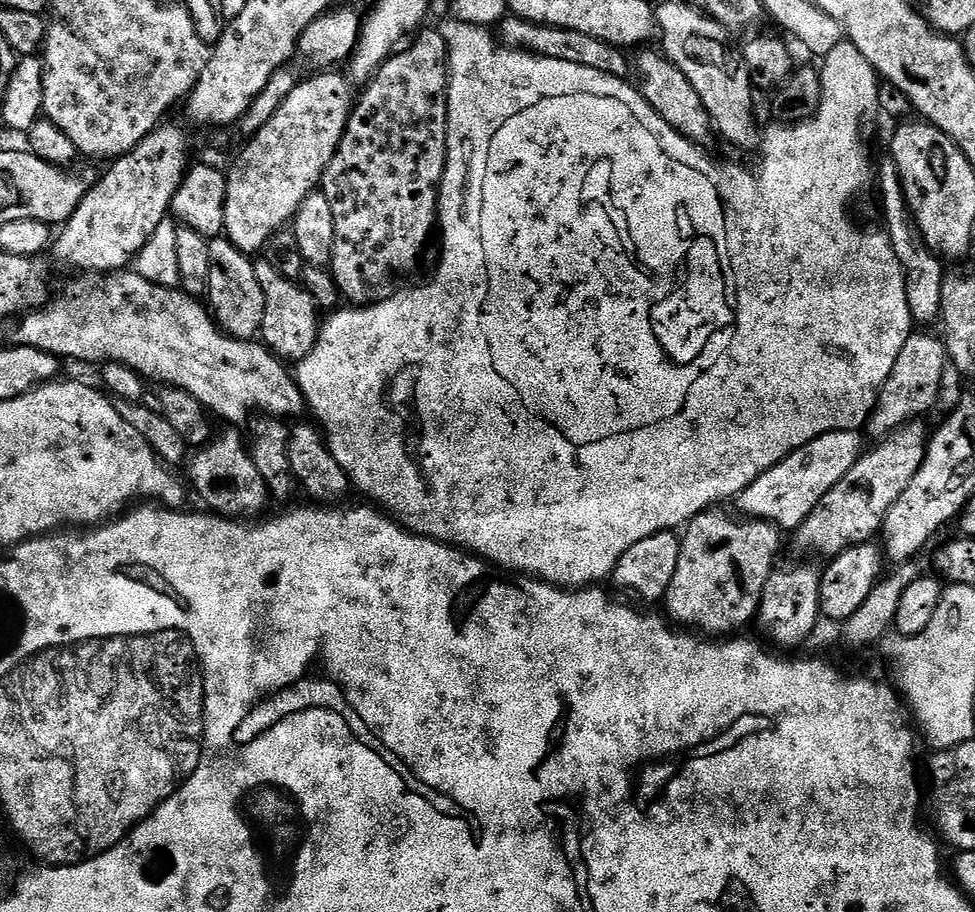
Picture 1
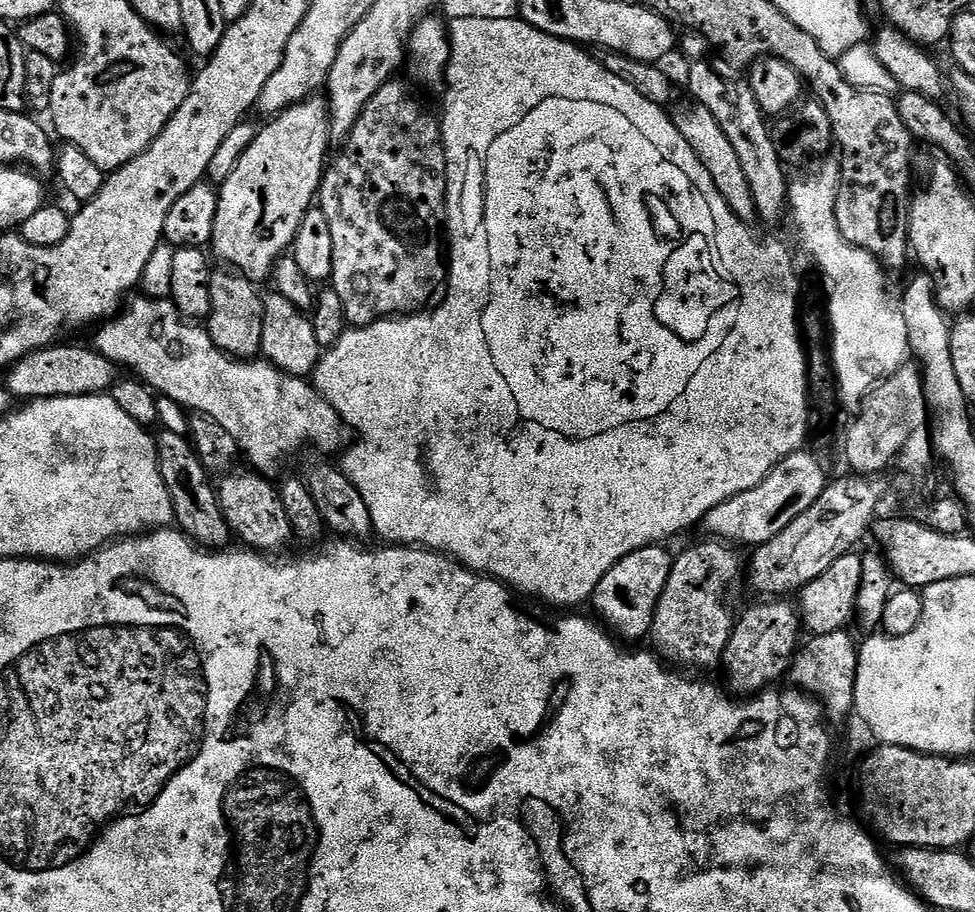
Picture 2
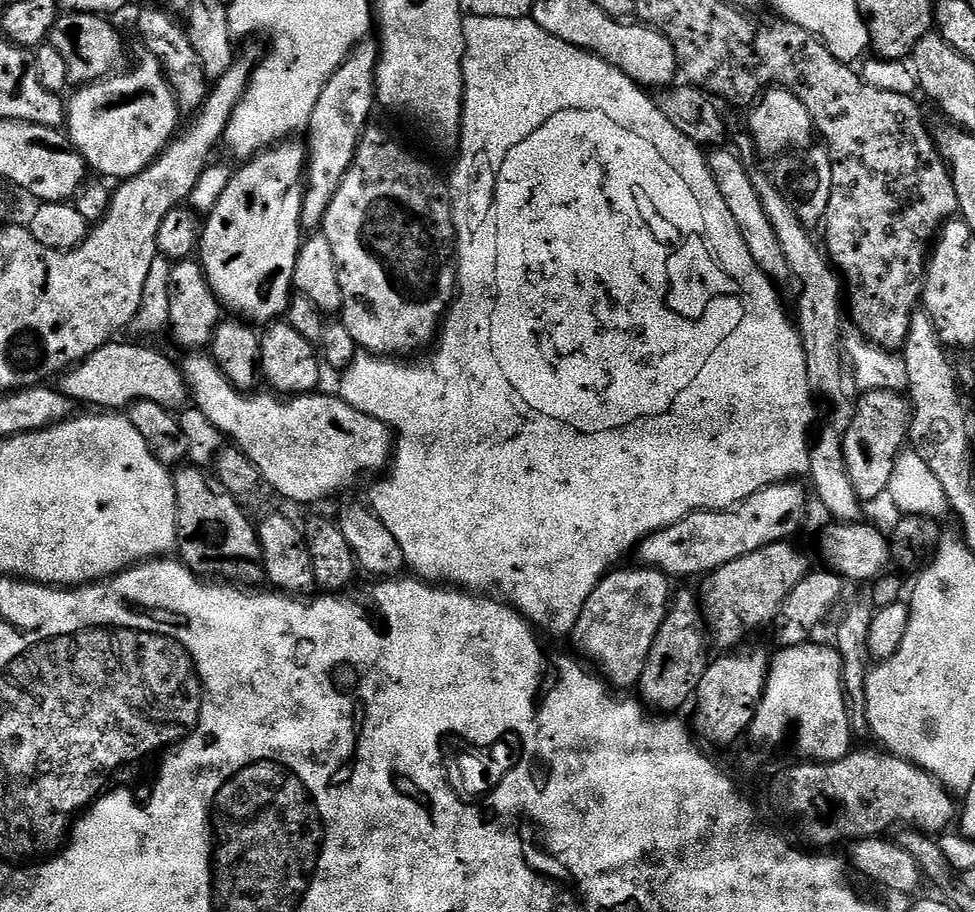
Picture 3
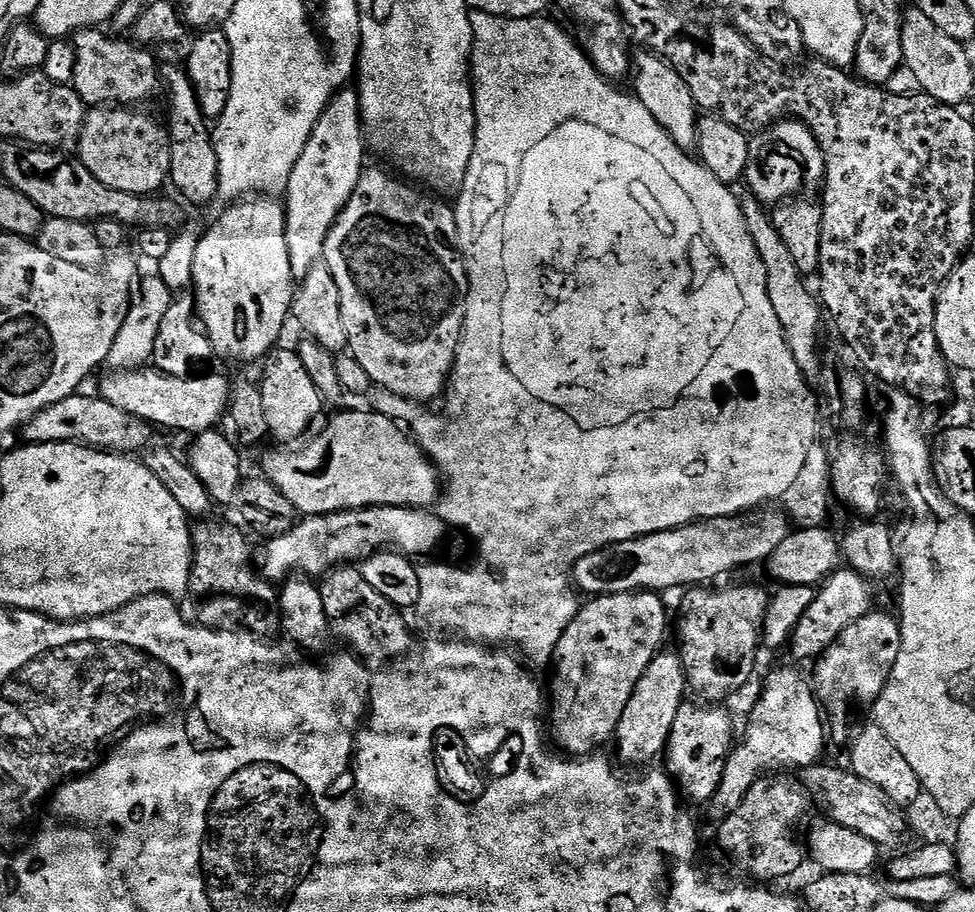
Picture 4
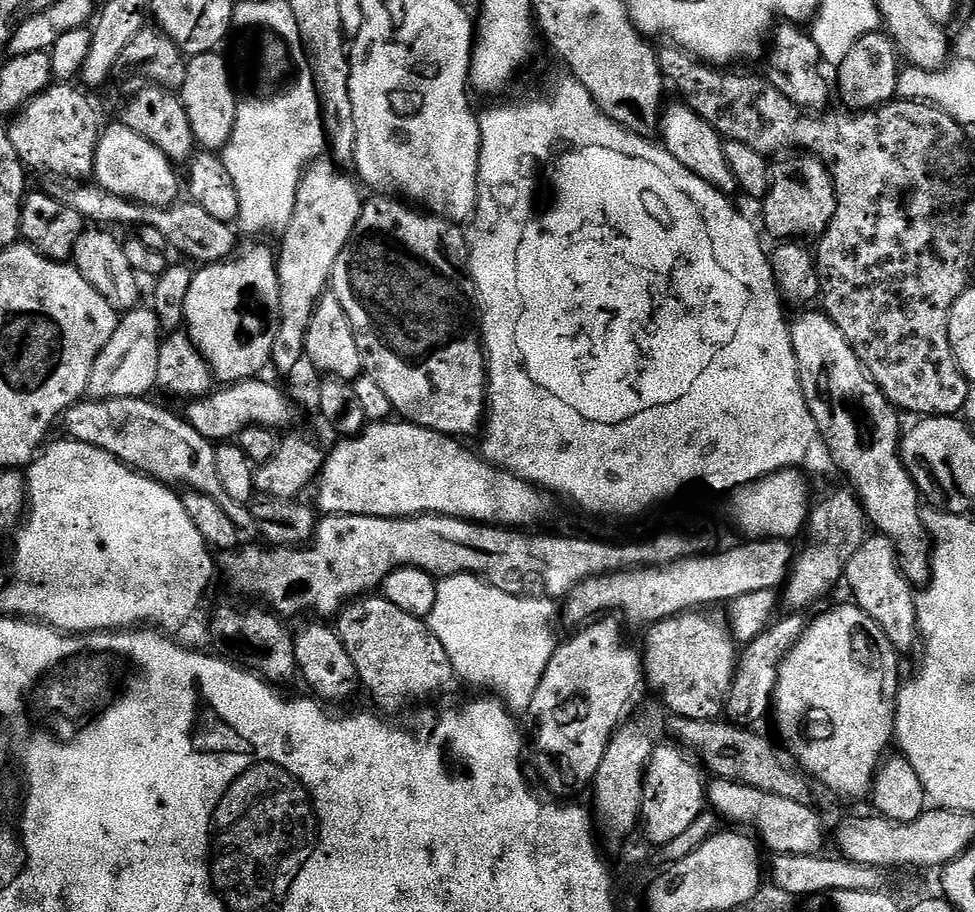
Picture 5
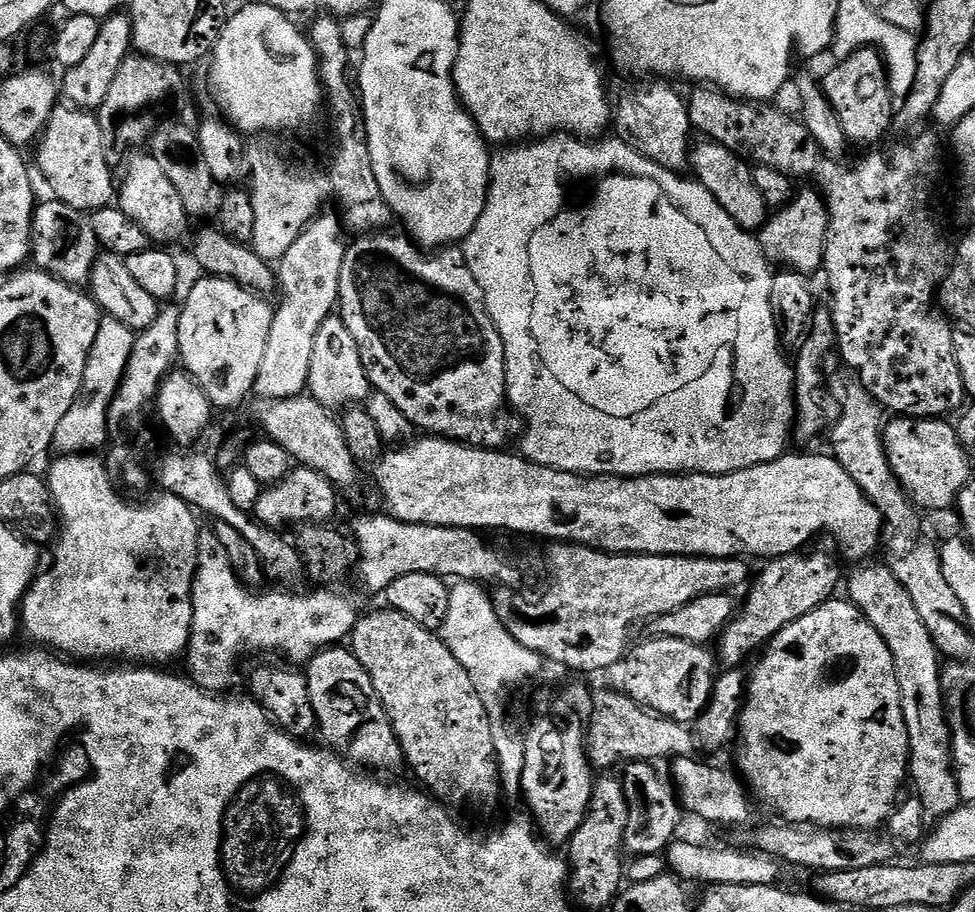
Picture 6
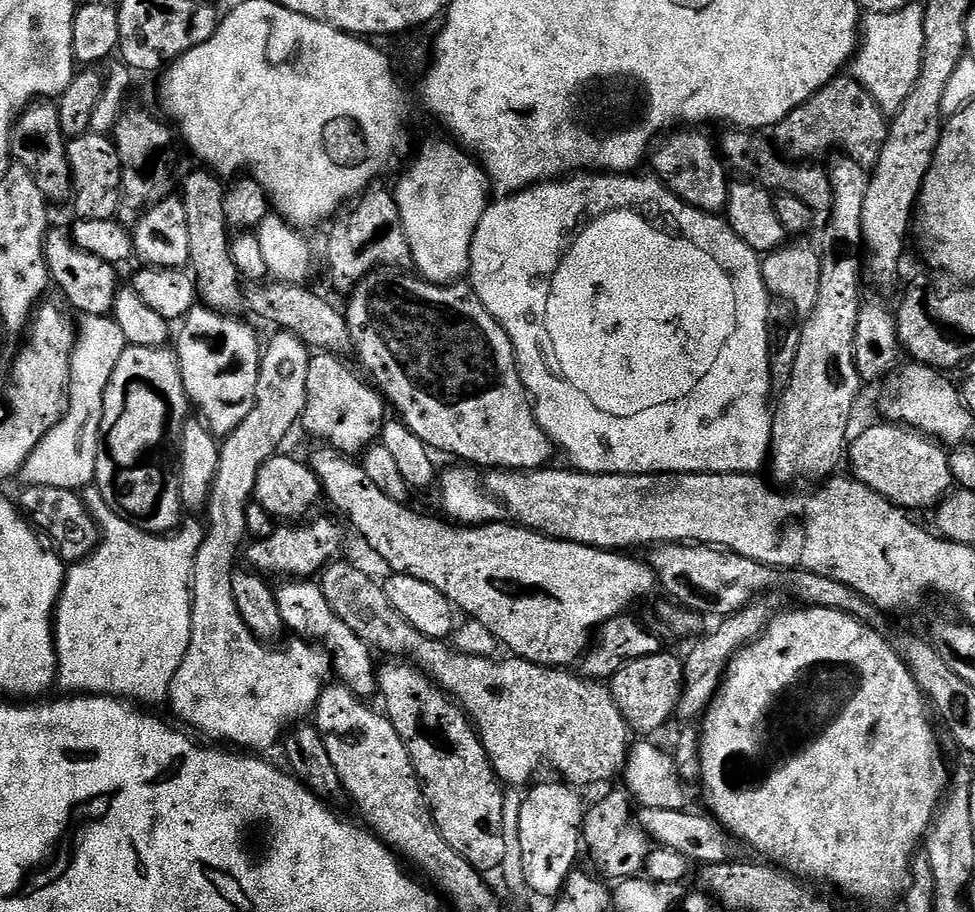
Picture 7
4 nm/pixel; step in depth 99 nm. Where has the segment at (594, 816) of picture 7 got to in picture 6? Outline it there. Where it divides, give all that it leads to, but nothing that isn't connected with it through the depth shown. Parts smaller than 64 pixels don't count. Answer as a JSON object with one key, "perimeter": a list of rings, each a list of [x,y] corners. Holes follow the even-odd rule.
{"perimeter":[[[633,760],[623,765],[622,783],[628,799],[628,821],[624,835],[625,853],[633,857],[644,855],[659,856],[668,845],[677,839],[676,831],[680,828],[682,805],[678,792],[667,779],[660,777],[655,763],[647,760]]]}

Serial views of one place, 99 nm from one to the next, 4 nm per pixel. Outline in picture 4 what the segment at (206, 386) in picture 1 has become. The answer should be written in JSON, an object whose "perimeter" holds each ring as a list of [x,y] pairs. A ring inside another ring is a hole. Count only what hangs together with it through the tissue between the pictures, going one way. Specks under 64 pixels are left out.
{"perimeter":[[[340,412],[314,436],[299,446],[280,446],[284,448],[276,448],[264,456],[263,475],[286,498],[290,498],[292,507],[301,517],[347,512],[349,508],[425,509],[437,503],[442,491],[442,477],[435,464],[401,425],[381,412]]]}

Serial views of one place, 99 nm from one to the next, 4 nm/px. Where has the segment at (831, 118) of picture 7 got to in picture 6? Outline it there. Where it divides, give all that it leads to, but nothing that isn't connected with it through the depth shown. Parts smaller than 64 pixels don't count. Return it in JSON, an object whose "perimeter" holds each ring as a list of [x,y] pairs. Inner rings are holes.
{"perimeter":[[[859,48],[857,52],[854,54],[850,54],[845,60],[841,60],[839,62],[833,63],[833,68],[829,70],[828,73],[825,74],[824,80],[822,79],[822,87],[824,93],[826,94],[826,98],[829,102],[831,102],[834,110],[838,114],[838,118],[842,122],[842,130],[846,134],[846,138],[848,139],[849,145],[856,146],[856,144],[872,144],[868,146],[876,146],[880,139],[883,138],[884,135],[888,132],[888,127],[893,127],[894,124],[894,104],[892,108],[892,103],[894,103],[894,97],[892,95],[892,91],[888,89],[888,74],[884,67],[884,58],[880,55],[879,52],[876,51],[875,48]]]}

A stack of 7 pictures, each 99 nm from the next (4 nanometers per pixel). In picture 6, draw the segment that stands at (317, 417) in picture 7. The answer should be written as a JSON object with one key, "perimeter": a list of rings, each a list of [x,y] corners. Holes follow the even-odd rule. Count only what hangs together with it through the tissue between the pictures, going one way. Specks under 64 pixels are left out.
{"perimeter":[[[339,314],[328,316],[326,322],[318,326],[318,334],[314,338],[314,354],[310,354],[307,391],[329,410],[347,410],[363,405],[370,395],[368,375],[358,354],[358,342],[354,342],[354,334],[350,334],[346,322]]]}

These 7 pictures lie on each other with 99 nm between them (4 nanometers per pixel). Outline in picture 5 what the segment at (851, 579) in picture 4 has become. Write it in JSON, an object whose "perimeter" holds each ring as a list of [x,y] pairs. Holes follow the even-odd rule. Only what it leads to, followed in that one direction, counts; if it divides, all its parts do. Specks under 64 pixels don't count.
{"perimeter":[[[788,614],[785,617],[785,620],[777,619],[761,636],[743,645],[736,663],[736,677],[732,679],[732,689],[728,691],[726,716],[729,721],[741,726],[756,726],[764,715],[769,715],[776,694],[778,670],[790,650],[794,650],[796,643],[804,637],[806,627],[803,615]]]}

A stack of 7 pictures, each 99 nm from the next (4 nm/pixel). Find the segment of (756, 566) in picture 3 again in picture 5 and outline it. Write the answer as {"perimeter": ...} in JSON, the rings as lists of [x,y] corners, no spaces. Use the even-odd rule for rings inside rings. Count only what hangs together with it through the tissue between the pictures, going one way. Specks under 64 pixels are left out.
{"perimeter":[[[693,610],[690,612],[681,612],[679,616],[671,616],[669,620],[660,620],[647,629],[648,637],[642,643],[642,663],[644,666],[643,679],[660,695],[660,700],[673,712],[673,717],[681,720],[714,720],[725,711],[728,702],[728,691],[732,689],[732,679],[736,677],[736,663],[738,661],[738,645],[731,631],[723,619],[715,620],[704,610]]]}

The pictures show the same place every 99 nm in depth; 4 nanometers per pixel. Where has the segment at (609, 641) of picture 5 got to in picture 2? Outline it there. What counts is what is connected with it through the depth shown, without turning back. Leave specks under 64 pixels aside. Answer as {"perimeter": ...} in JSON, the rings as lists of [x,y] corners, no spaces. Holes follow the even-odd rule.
{"perimeter":[[[652,544],[649,548],[639,548],[626,554],[626,558],[618,561],[592,592],[590,608],[597,612],[595,615],[613,633],[619,634],[625,641],[640,640],[643,636],[645,639],[651,633],[654,610],[658,606],[658,598],[662,598],[666,578],[670,578],[674,559],[673,553],[668,553],[666,549]]]}

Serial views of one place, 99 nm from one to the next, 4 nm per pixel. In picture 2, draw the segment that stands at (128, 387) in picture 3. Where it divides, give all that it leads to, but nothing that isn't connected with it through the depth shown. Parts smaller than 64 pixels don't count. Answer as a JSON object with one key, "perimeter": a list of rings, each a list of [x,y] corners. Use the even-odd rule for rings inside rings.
{"perimeter":[[[65,342],[51,348],[39,348],[7,369],[6,387],[13,397],[31,402],[59,396],[99,395],[111,389],[117,379],[117,367],[94,348],[71,348]]]}

